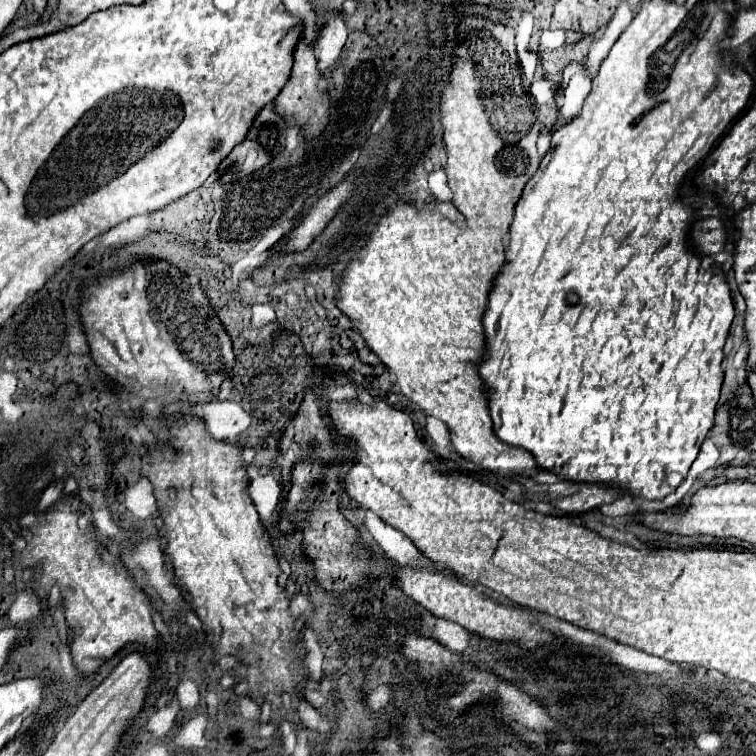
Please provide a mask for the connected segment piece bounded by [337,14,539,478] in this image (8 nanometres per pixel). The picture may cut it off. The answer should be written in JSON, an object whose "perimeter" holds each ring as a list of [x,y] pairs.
{"perimeter":[[[457,14],[457,42],[459,46],[453,50],[453,68],[449,72],[451,80],[441,92],[439,104],[447,150],[445,174],[453,198],[449,202],[429,198],[423,208],[417,208],[411,202],[397,202],[387,210],[369,240],[339,276],[337,306],[363,334],[371,350],[395,374],[401,392],[427,416],[445,422],[451,444],[463,458],[503,476],[531,476],[539,470],[533,456],[495,438],[487,394],[477,368],[485,352],[481,318],[493,278],[505,264],[505,246],[501,240],[509,230],[515,202],[539,168],[535,148],[539,126],[535,120],[533,98],[527,80],[523,80],[523,70],[515,52],[513,28],[509,24],[491,22],[485,16]]]}

